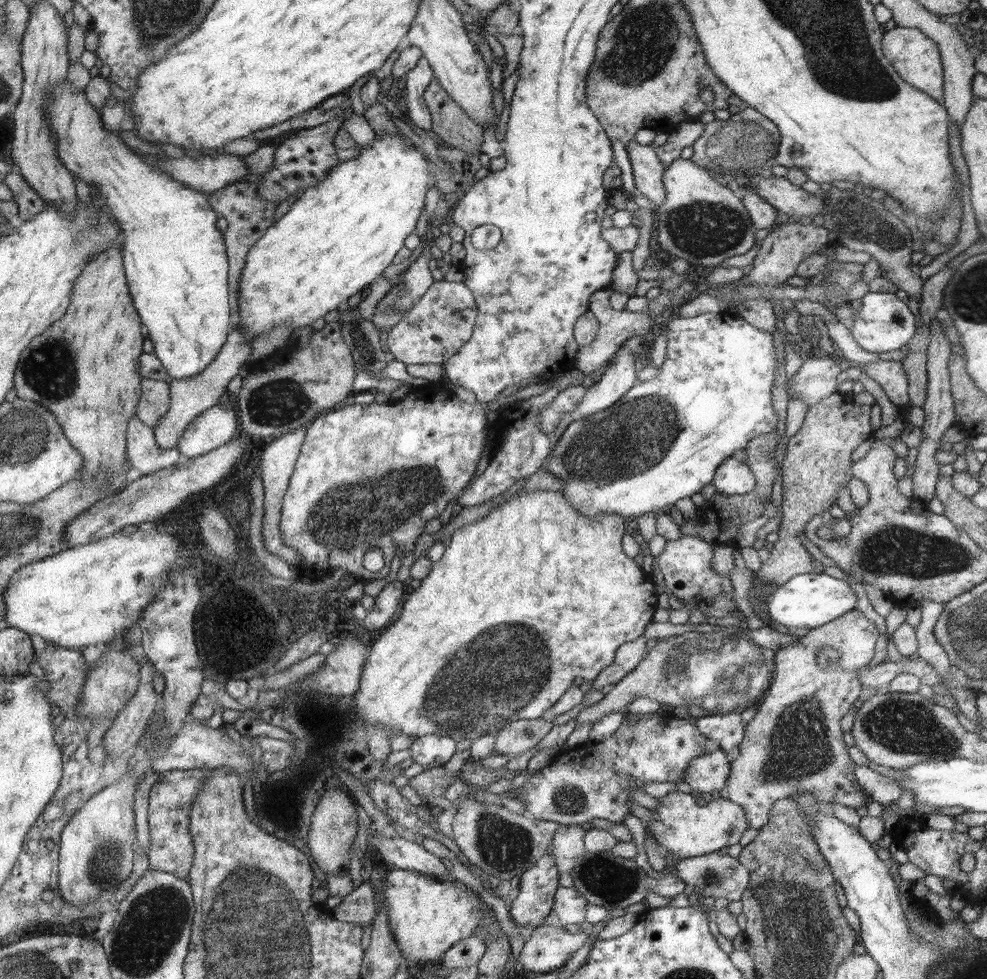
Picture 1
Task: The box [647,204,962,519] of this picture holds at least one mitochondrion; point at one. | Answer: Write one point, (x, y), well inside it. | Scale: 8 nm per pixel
(883, 234)

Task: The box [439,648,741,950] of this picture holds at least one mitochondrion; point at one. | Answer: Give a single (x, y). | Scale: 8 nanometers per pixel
(505, 847)

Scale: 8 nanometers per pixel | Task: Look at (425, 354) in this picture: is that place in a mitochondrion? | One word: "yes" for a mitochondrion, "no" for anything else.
no

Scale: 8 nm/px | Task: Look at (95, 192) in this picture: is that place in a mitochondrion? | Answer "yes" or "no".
no

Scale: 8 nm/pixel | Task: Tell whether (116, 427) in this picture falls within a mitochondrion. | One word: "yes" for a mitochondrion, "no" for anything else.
no

